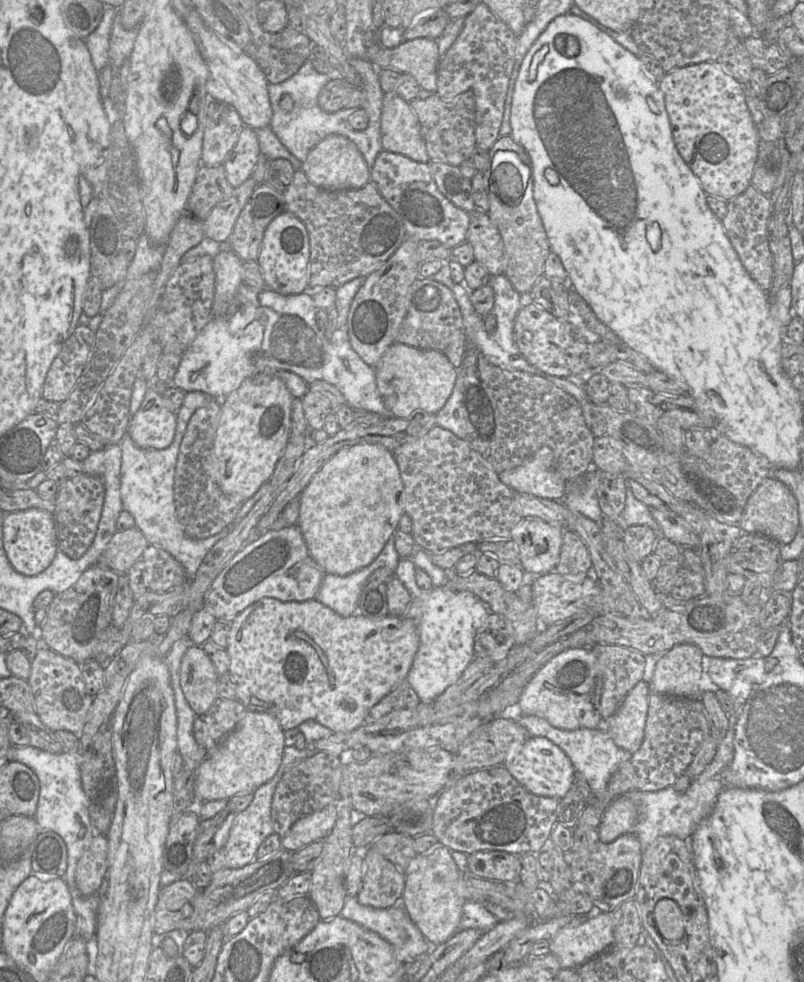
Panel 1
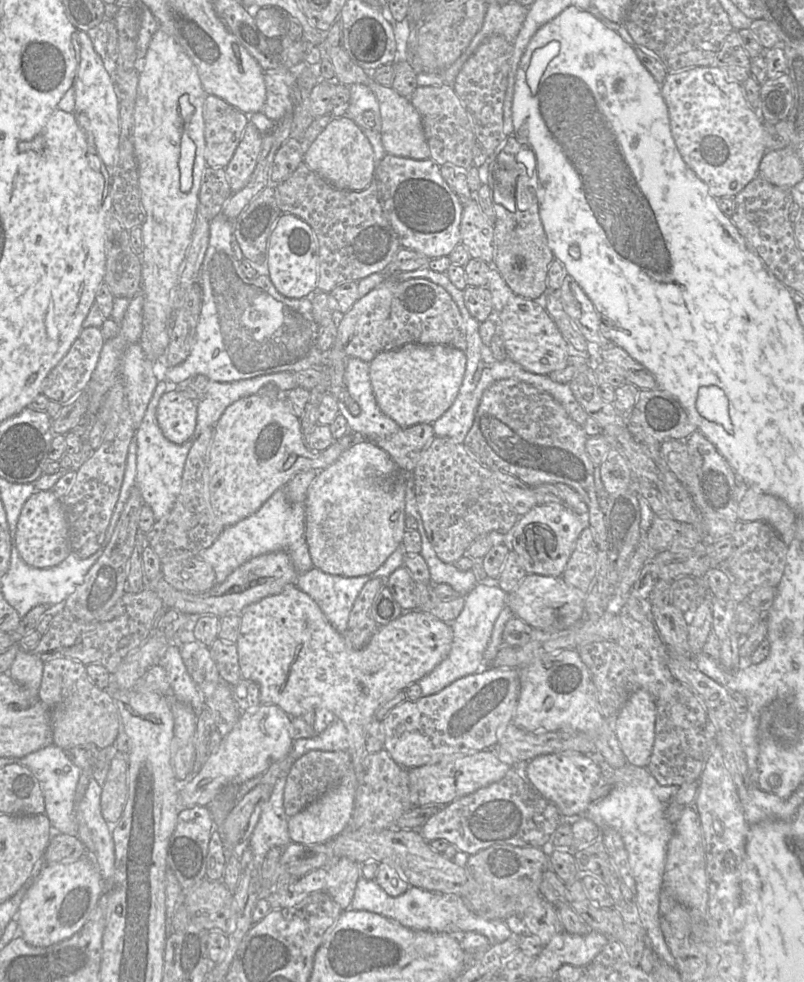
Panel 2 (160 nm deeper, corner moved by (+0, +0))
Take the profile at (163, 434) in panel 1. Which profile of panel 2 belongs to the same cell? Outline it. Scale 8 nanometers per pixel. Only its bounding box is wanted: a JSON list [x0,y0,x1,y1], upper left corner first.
[156,391,197,445]

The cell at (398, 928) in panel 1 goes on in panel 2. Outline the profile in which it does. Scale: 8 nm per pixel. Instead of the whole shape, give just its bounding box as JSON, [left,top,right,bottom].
[349,876,511,945]

